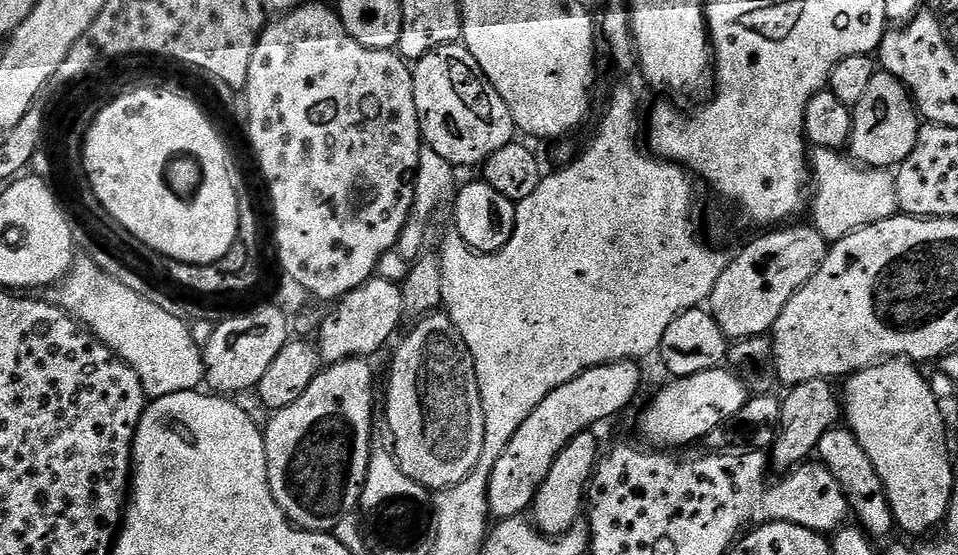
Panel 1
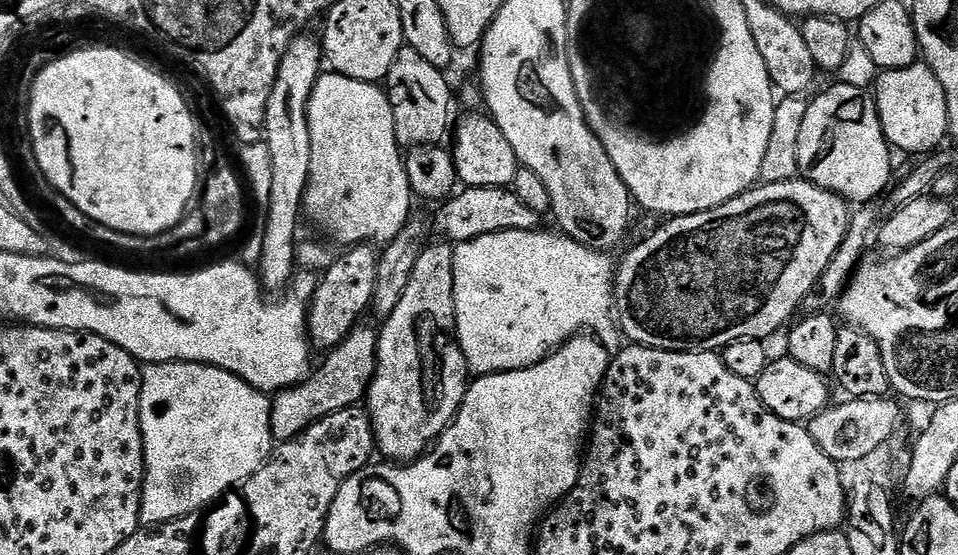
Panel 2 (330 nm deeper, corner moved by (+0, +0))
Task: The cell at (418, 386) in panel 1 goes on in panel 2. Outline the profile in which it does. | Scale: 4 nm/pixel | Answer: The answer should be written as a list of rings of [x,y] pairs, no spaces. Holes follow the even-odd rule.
[[[440,242],[444,244],[429,243],[418,254],[418,262],[414,262],[414,270],[410,274],[410,286],[406,286],[406,294],[402,294],[402,302],[398,302],[398,306],[394,306],[394,314],[390,314],[383,321],[384,329],[380,328],[377,342],[377,360],[376,372],[373,374],[372,384],[368,388],[366,397],[366,411],[372,417],[372,434],[376,438],[376,448],[381,457],[387,458],[392,462],[411,462],[419,460],[437,440],[441,434],[447,430],[452,424],[452,420],[458,414],[458,410],[462,406],[464,396],[468,392],[470,383],[470,373],[468,371],[468,363],[460,349],[460,343],[456,341],[456,311],[454,310],[454,251],[453,245],[448,242]]]

